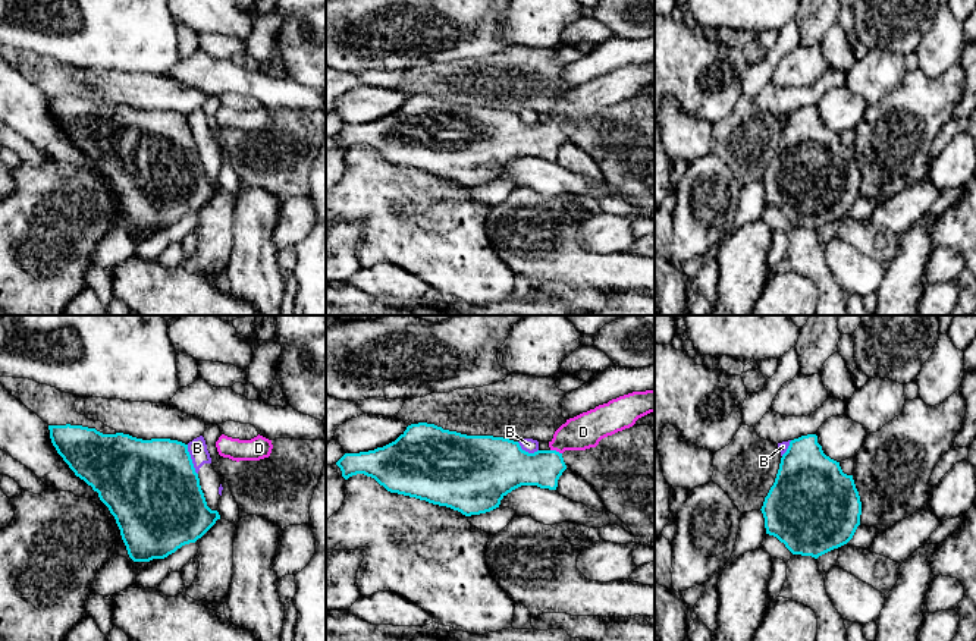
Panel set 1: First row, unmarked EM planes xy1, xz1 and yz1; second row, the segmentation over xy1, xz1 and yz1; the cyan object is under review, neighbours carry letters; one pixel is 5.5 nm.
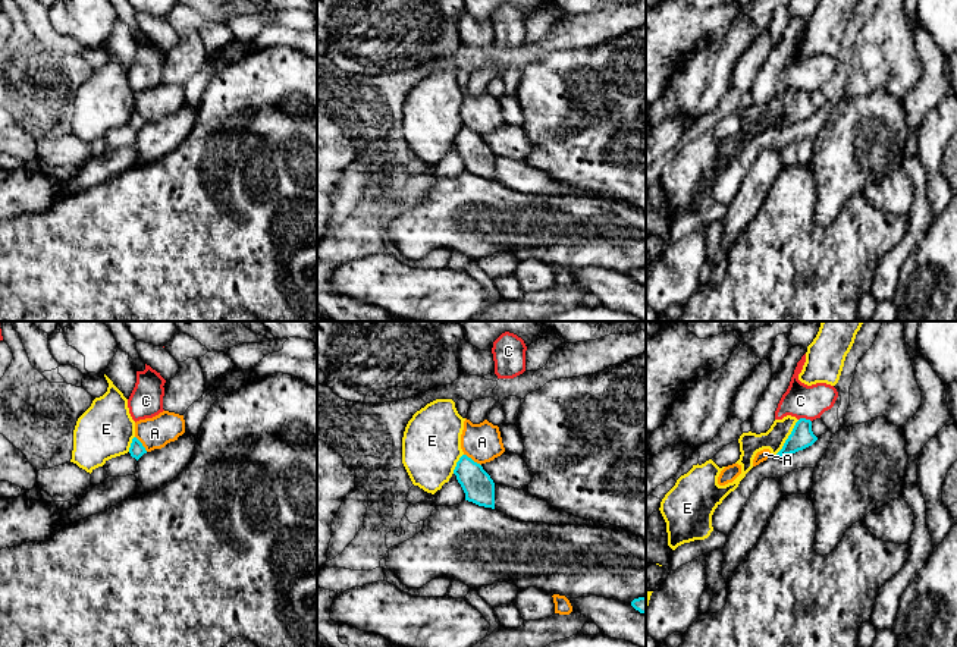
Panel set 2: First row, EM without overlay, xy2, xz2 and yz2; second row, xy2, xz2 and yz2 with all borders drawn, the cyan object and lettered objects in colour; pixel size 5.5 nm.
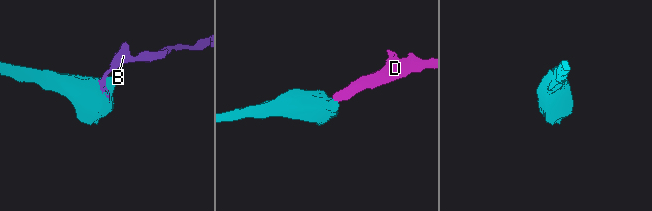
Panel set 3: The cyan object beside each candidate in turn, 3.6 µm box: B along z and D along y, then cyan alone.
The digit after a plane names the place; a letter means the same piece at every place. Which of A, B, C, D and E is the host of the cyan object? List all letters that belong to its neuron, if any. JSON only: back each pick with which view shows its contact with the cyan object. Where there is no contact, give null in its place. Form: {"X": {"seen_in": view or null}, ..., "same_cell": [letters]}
{"D": {"seen_in": "xz1"}, "same_cell": ["D"]}

